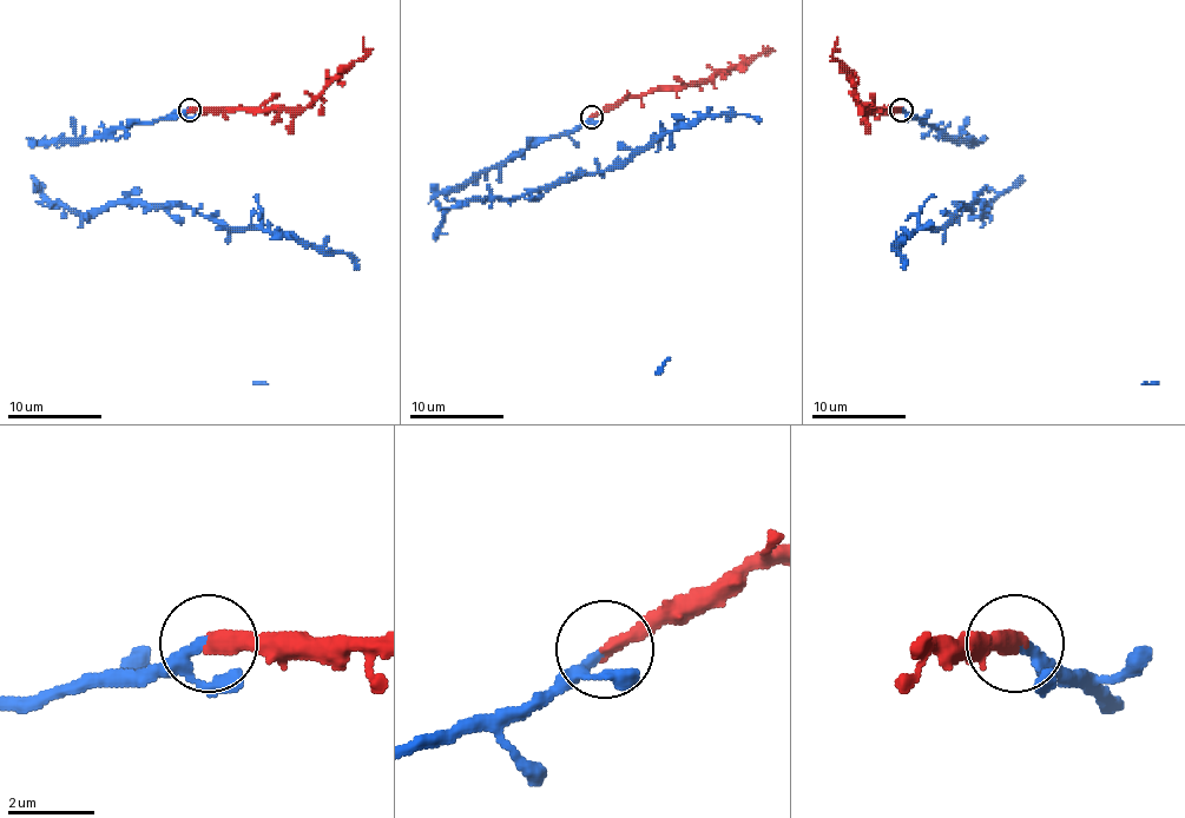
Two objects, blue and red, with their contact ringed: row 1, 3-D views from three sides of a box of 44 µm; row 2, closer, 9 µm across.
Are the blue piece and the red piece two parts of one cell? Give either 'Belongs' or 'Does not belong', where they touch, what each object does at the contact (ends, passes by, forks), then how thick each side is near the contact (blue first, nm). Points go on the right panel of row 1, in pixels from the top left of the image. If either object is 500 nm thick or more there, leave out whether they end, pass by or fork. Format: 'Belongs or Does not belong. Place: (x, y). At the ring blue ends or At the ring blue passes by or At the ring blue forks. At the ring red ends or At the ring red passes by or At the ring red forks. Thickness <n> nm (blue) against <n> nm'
Belongs. Place: (901, 110). At the ring blue ends. At the ring red ends. Thickness 260 nm (blue) against 400 nm

